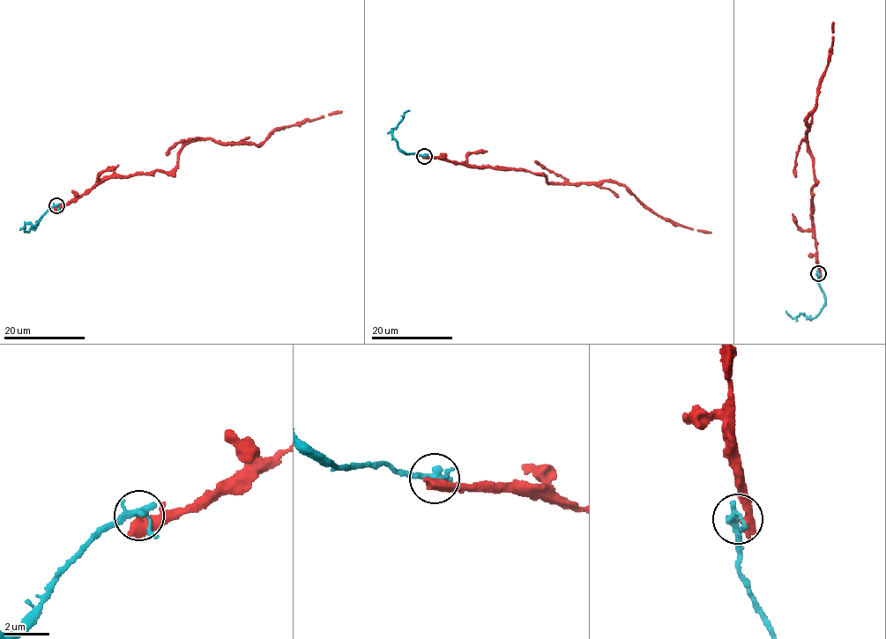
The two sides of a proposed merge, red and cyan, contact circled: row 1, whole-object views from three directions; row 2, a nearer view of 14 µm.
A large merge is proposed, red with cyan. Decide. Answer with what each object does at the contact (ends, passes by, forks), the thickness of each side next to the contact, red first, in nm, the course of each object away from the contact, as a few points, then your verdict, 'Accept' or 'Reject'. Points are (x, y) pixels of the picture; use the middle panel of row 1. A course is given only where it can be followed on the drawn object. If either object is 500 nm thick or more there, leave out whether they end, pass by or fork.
Thickness 550 nm (red) against 280 nm. Course of red: (424, 156), (471, 167), (520, 168), (545, 176), (549, 184), (615, 181), (658, 215), (675, 224), (711, 233). Course of cyan: (424, 156), (406, 154), (393, 137), (392, 130), (405, 112), (409, 110). Reject

